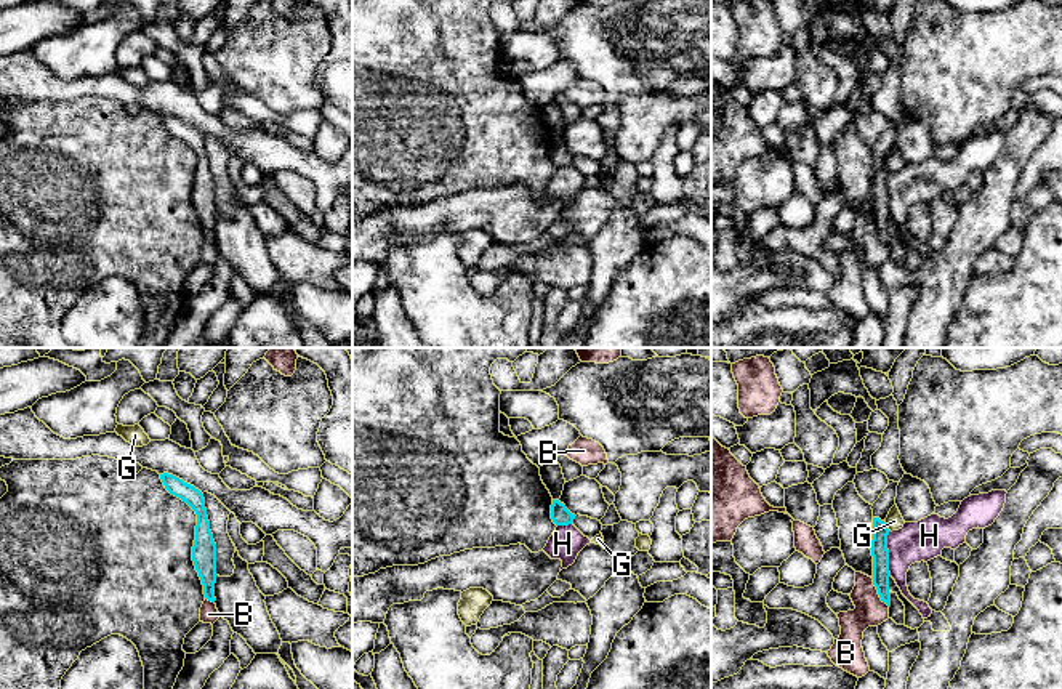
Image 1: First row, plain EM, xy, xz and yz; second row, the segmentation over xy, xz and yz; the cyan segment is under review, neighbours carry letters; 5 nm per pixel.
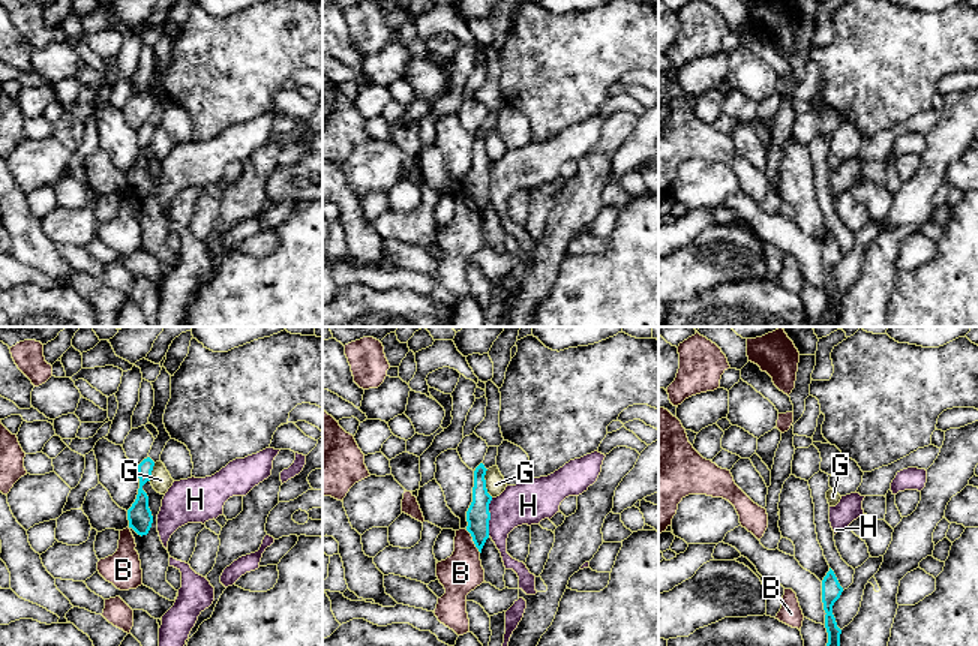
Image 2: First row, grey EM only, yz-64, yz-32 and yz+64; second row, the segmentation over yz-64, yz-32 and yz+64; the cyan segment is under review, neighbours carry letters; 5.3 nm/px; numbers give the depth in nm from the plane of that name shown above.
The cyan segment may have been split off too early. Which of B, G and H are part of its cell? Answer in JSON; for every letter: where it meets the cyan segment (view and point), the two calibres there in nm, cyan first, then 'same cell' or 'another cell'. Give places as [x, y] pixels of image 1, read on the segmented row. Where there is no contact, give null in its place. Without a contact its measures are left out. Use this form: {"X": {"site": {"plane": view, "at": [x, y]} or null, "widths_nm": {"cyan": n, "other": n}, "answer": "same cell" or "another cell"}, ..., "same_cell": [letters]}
{"B": {"site": {"plane": "yz", "at": [878, 593]}, "widths_nm": {"cyan": 90, "other": 160}, "answer": "another cell"}, "G": {"site": {"plane": "yz", "at": [886, 527]}, "widths_nm": {"cyan": 90, "other": 90}, "answer": "another cell"}, "H": {"site": {"plane": "yz", "at": [888, 553]}, "widths_nm": {"cyan": 90, "other": 200}, "answer": "another cell"}, "same_cell": []}

